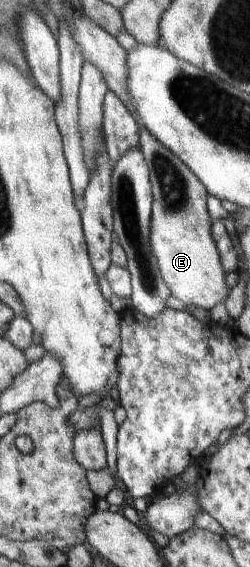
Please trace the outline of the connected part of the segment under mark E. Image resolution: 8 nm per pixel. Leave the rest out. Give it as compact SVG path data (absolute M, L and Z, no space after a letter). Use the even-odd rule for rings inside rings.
M142 122L137 123L140 127L139 148L149 168L153 192L150 244L158 270L172 297L182 304L210 310L216 304L225 303L230 296L230 288L226 286L227 274L220 264L216 244L210 236L212 222L207 209L207 198L210 195L180 157L158 142L142 126Z

